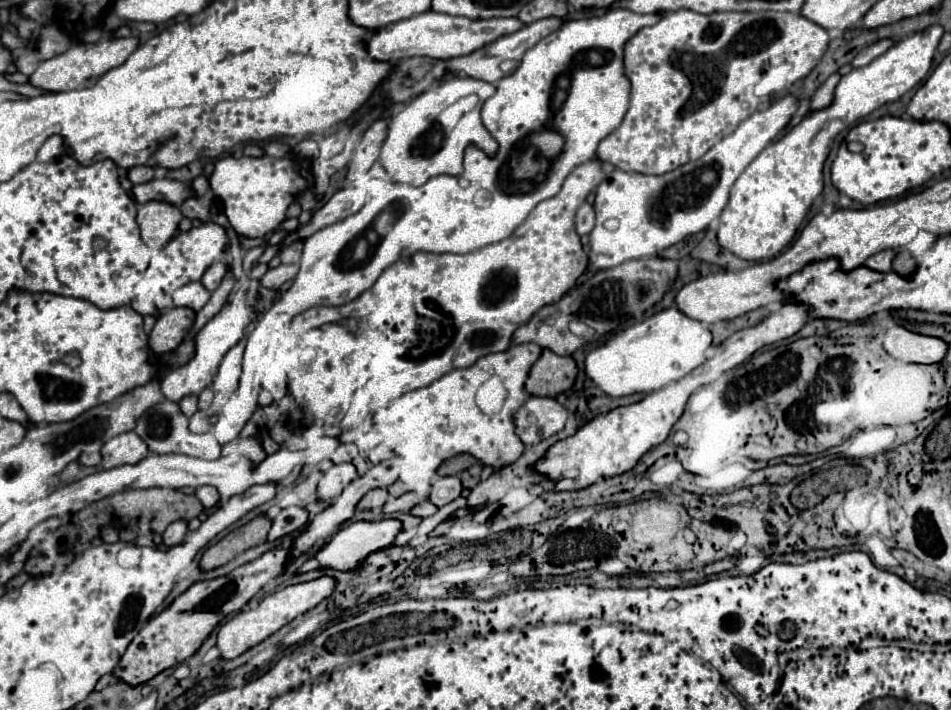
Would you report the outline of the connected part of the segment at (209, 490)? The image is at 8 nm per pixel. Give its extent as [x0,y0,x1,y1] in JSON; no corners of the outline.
[197,485,219,509]

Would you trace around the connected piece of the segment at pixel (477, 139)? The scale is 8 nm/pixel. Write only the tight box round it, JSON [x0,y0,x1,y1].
[381,77,497,187]

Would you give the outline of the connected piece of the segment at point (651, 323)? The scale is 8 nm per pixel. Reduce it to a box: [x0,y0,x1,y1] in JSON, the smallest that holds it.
[585,307,711,397]

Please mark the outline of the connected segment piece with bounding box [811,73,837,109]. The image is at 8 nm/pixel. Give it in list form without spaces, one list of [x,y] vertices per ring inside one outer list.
[[[833,73],[811,97],[811,109],[823,109],[833,101],[833,89],[837,85],[837,73]]]

